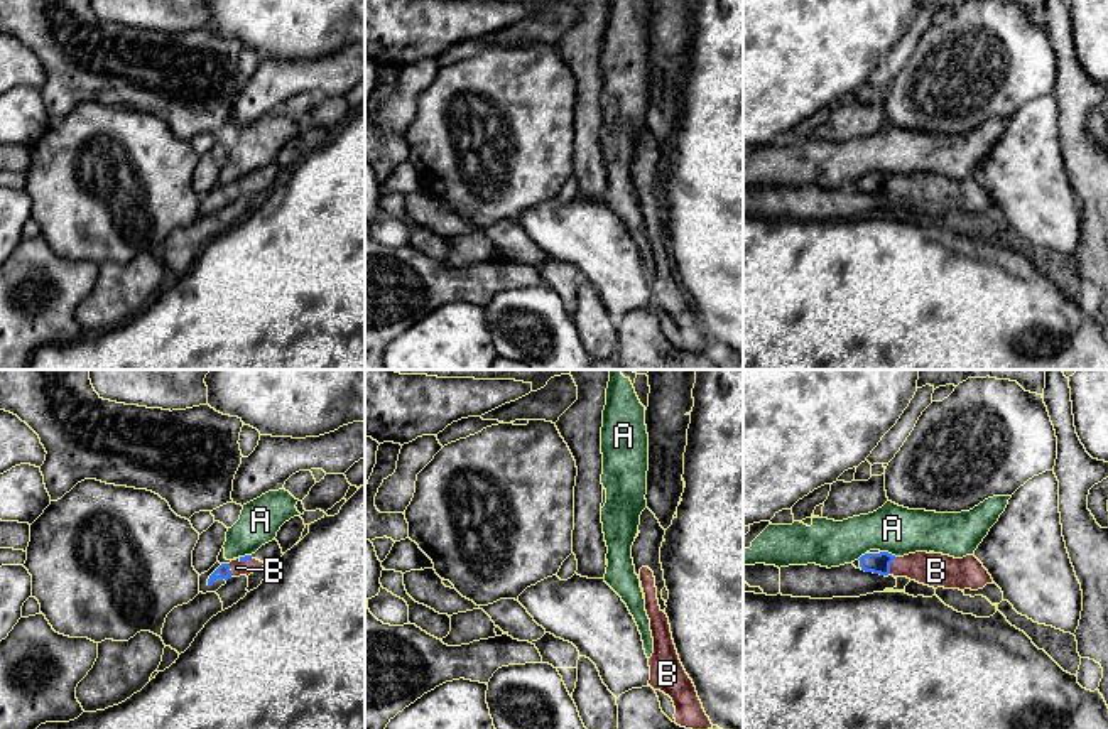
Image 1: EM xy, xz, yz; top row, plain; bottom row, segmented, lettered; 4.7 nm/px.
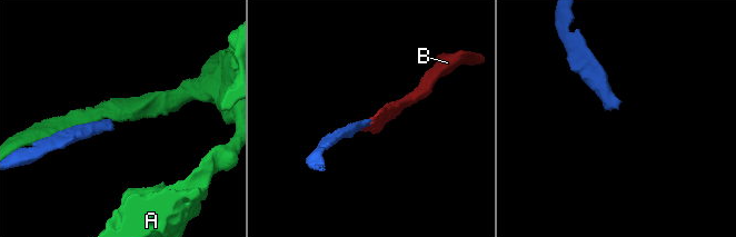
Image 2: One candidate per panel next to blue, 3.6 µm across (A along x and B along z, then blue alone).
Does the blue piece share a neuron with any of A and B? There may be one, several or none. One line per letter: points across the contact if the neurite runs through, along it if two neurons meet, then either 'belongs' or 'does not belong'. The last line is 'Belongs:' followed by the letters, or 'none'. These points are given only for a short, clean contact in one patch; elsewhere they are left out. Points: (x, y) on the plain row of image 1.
A: does not belong
B: across yz (880, 184), (889, 188), (921, 188), (936, 193) | belongs
Belongs: B

